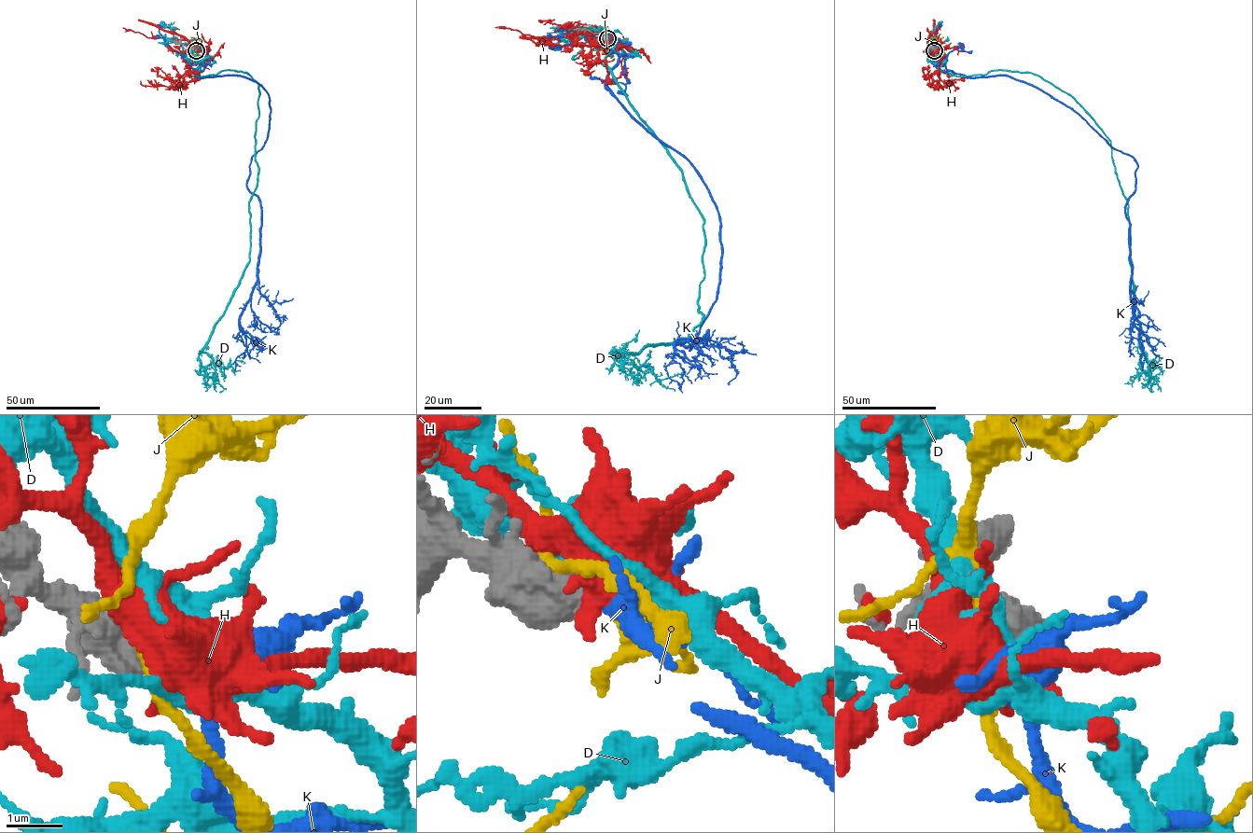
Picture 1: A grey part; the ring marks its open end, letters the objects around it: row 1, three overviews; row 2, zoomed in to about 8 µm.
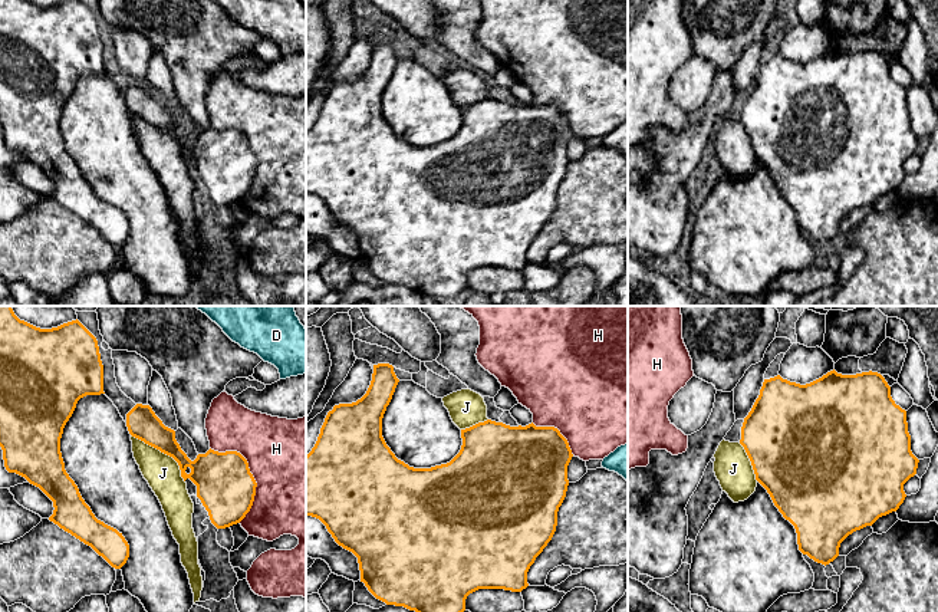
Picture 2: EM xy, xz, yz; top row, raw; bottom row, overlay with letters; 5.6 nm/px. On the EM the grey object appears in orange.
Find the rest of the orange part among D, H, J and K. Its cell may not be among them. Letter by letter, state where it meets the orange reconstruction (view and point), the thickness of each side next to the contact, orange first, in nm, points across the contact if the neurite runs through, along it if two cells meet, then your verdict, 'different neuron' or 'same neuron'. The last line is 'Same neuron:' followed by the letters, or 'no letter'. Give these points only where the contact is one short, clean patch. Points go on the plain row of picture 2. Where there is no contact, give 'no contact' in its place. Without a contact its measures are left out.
D: no contact; different neuron
H: meets orange in xy at (250, 151); 320 nm thick on the orange side, 480 nm on the other; different neuron
J: meets orange in xy at (164, 131); 170 nm thick on the orange side, 200 nm on the other; different neuron
K: no contact; same neuron
Same neuron: K

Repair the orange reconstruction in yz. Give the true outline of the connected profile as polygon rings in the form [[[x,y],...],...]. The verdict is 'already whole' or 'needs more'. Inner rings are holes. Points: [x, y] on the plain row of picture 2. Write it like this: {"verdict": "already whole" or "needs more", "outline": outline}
{"verdict": "already whole", "outline": [[[833,47],[806,63],[780,53],[764,57],[758,76],[744,96],[740,122],[751,139],[756,158],[794,204],[799,228],[825,244],[839,234],[840,221],[849,213],[899,187],[906,175],[904,162],[916,152],[919,141],[911,129],[906,89],[892,78],[885,56],[872,49],[842,53]]]}

